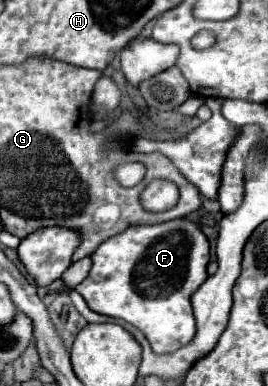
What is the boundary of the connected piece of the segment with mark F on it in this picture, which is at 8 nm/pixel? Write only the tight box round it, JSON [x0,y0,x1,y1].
[75,219,209,355]

